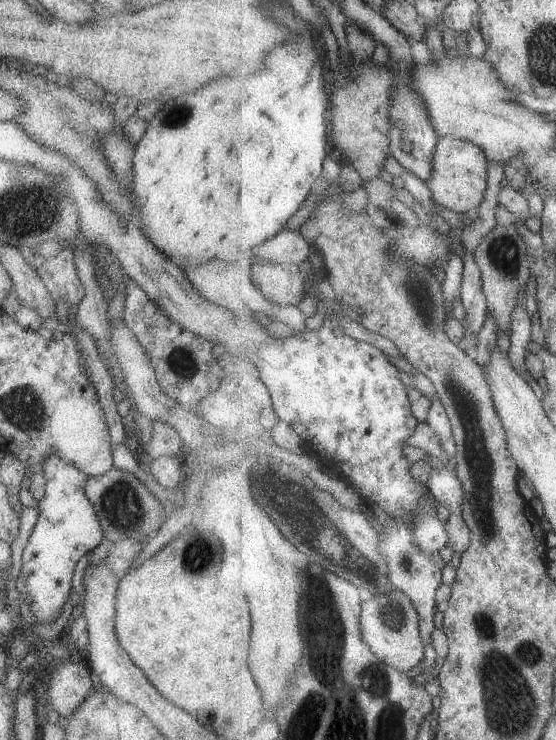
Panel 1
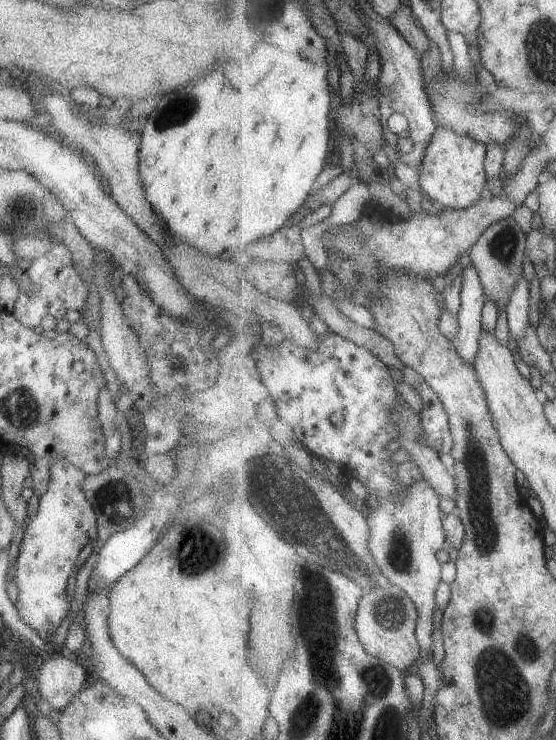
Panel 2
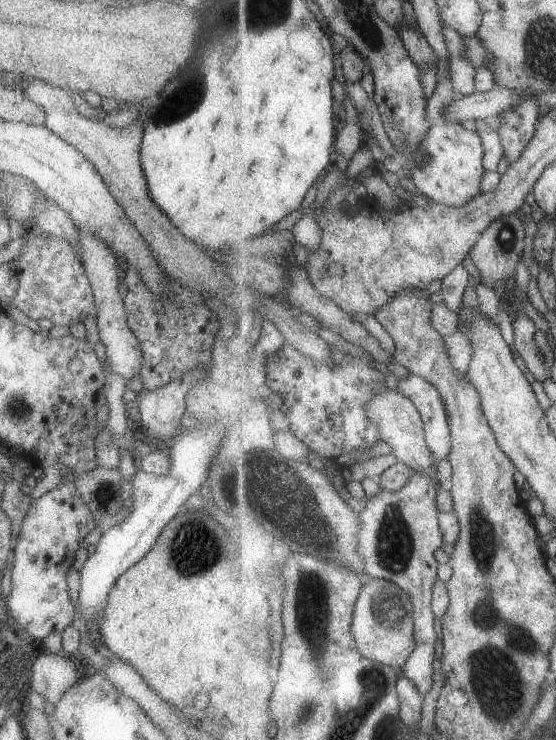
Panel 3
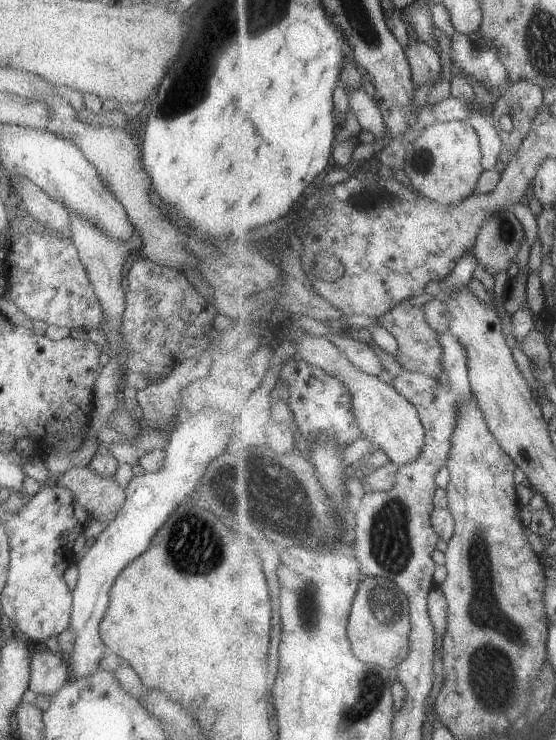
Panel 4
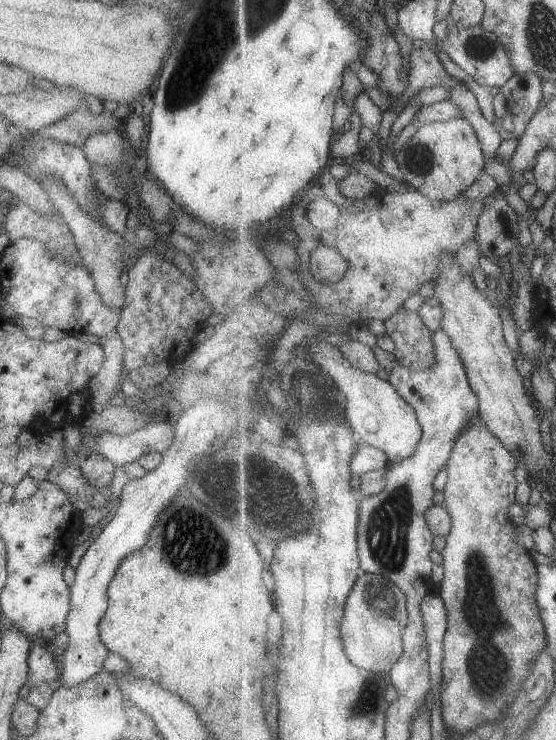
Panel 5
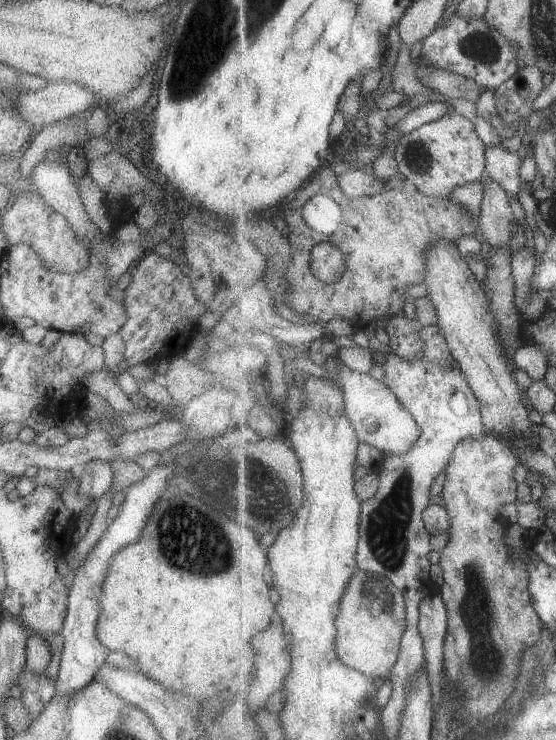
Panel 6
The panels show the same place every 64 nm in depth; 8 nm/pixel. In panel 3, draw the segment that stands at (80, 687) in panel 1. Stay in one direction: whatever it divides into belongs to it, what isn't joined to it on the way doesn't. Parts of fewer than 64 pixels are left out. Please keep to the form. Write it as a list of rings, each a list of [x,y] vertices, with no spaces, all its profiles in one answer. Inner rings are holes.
[[[41,652],[31,665],[30,690],[55,706],[61,694],[77,684],[81,677],[82,670],[74,658],[59,652]]]

